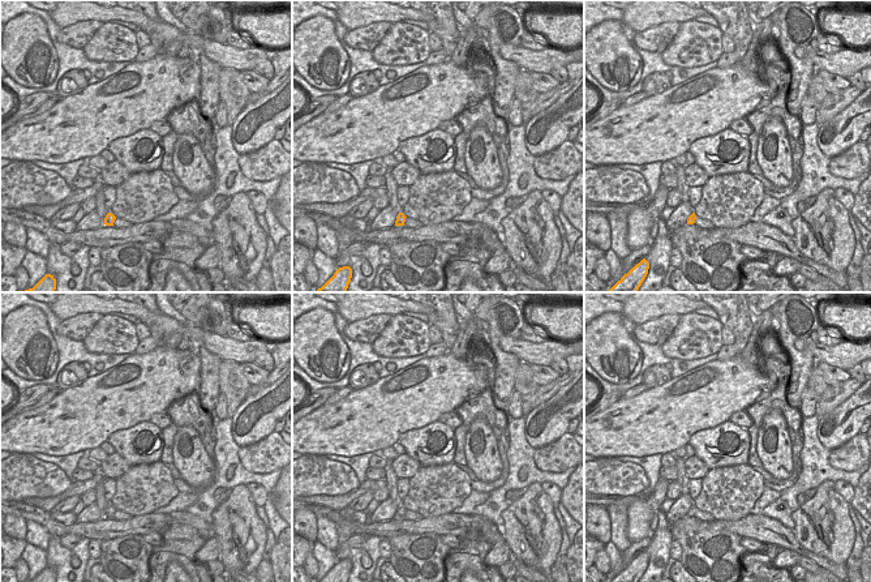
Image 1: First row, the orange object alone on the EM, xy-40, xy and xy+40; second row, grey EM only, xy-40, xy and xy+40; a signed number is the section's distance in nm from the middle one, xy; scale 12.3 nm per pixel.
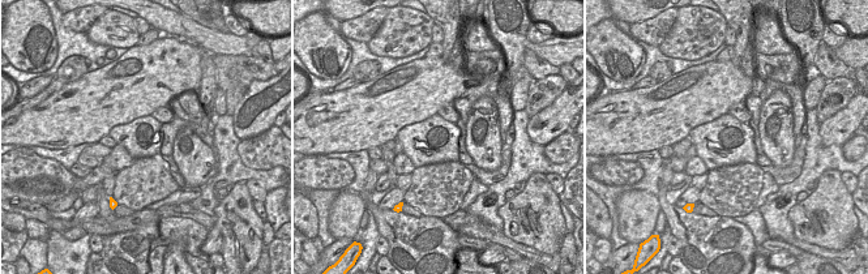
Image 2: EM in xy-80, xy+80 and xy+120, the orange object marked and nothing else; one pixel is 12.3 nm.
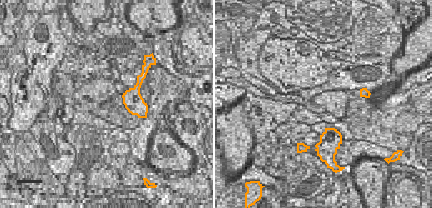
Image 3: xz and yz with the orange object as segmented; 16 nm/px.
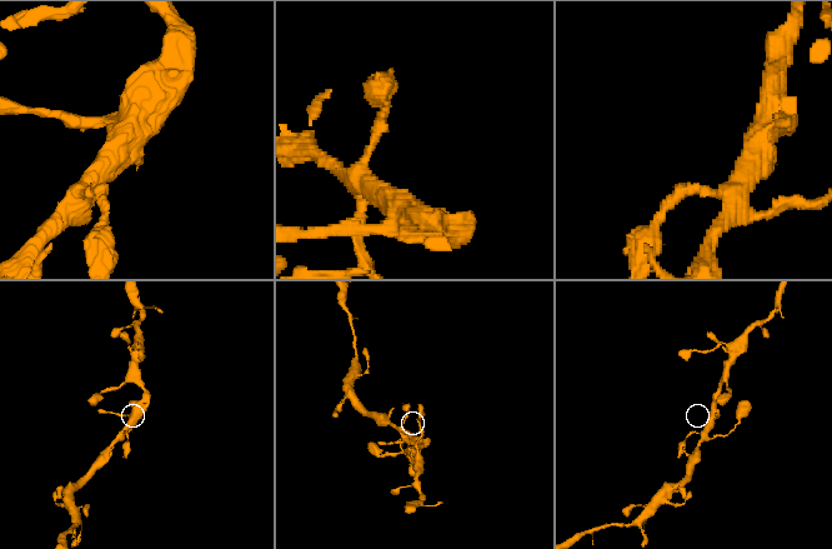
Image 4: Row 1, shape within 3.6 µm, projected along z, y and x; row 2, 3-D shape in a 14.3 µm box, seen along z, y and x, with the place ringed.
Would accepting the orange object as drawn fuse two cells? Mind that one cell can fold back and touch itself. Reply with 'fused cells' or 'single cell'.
single cell

